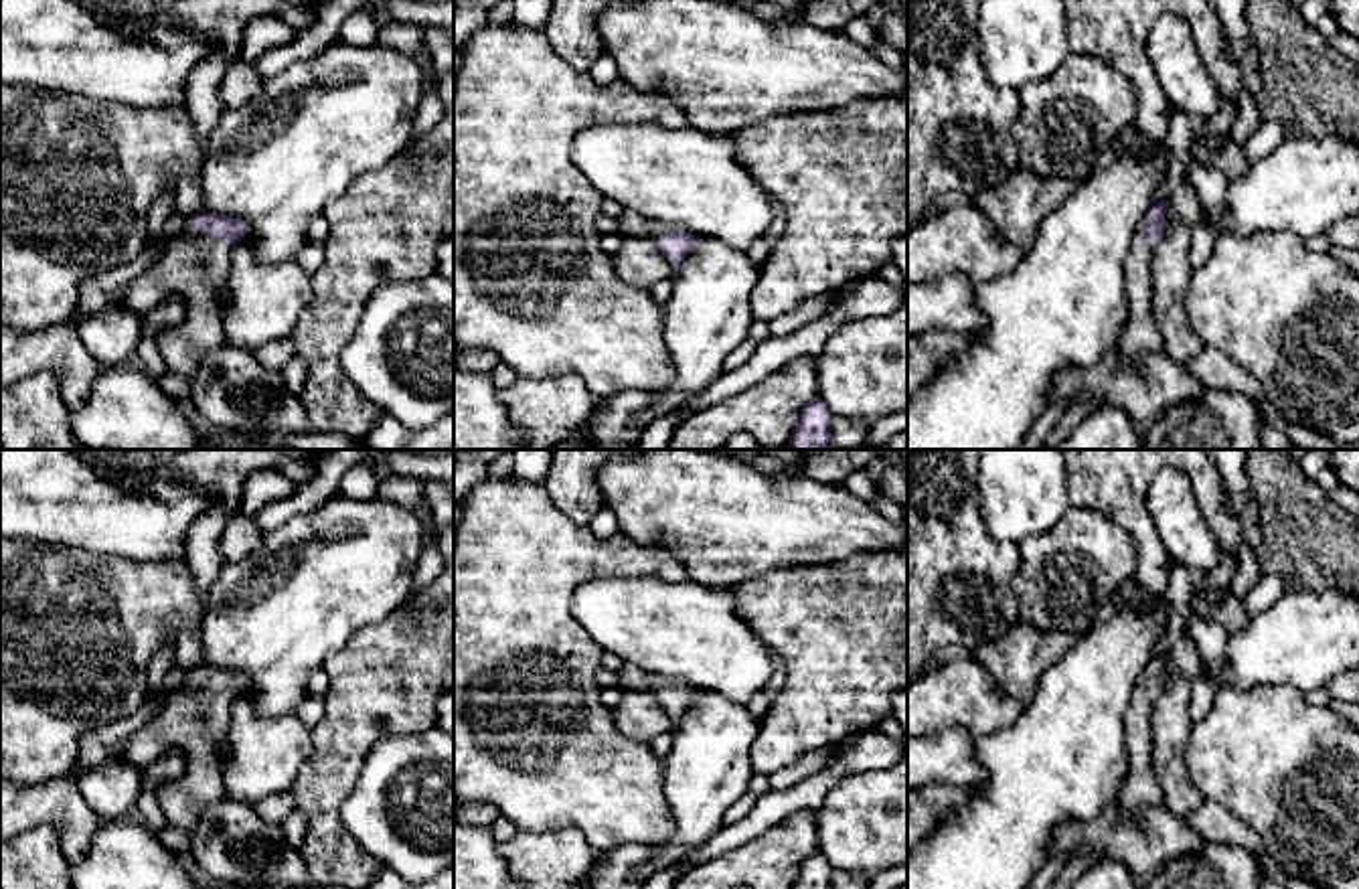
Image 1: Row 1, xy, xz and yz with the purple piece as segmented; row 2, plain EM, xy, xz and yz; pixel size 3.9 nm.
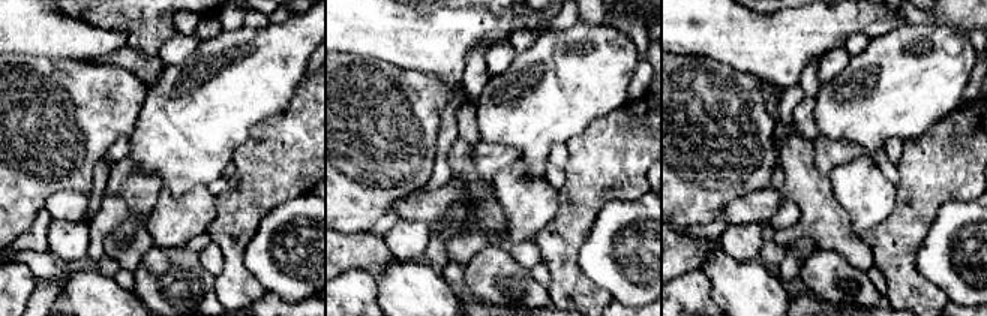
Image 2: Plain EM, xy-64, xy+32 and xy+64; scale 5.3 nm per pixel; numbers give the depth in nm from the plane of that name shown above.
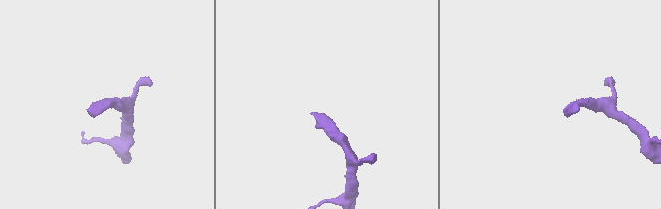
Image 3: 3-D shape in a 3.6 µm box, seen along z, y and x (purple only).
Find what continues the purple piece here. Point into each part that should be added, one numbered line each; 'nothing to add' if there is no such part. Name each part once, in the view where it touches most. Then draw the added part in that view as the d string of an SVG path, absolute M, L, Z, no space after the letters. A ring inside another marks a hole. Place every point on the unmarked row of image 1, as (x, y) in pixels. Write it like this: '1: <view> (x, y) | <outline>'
1: xy (195, 721) | M192 676L182 693L168 693L160 713L136 729L124 743L117 761L148 767L170 747L184 751L184 772L156 788L168 820L190 830L203 810L227 796L219 757L225 751L233 697L203 691Z

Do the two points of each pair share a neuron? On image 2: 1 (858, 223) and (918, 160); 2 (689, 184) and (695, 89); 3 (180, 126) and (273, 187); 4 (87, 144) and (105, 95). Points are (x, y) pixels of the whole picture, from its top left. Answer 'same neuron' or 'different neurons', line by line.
1: different neurons
2: same neuron
3: different neurons
4: same neuron

